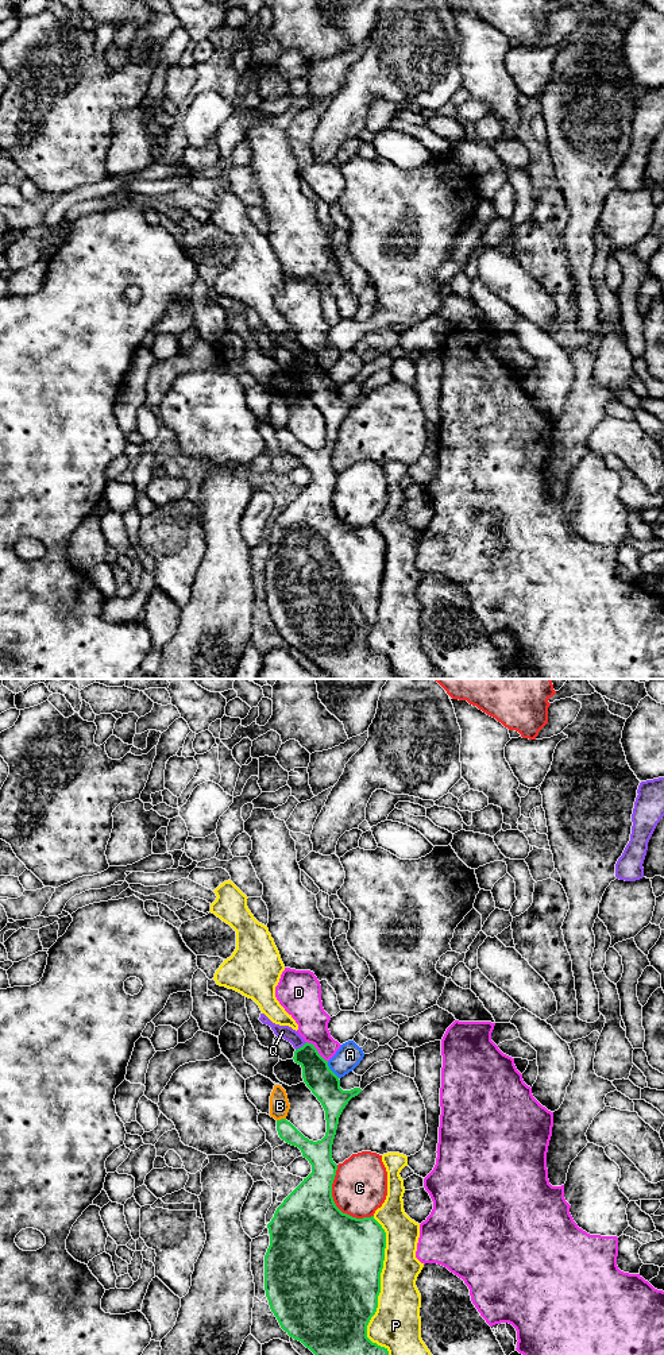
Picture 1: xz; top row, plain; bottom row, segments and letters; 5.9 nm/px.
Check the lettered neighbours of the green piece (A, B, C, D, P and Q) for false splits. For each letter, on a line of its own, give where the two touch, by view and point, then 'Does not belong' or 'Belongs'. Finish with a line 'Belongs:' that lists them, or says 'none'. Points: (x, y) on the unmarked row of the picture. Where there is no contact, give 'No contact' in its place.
A: Touches green at xz (329, 378). Does not belong
B: Touches green at xz (281, 428). Does not belong
C: Touches green at xz (335, 513). Does not belong
D: Touches green at xz (316, 359). Does not belong
P: Touches green at xz (378, 603). Does not belong
Q: Touches green at xz (302, 355). Does not belong
Belongs: none

